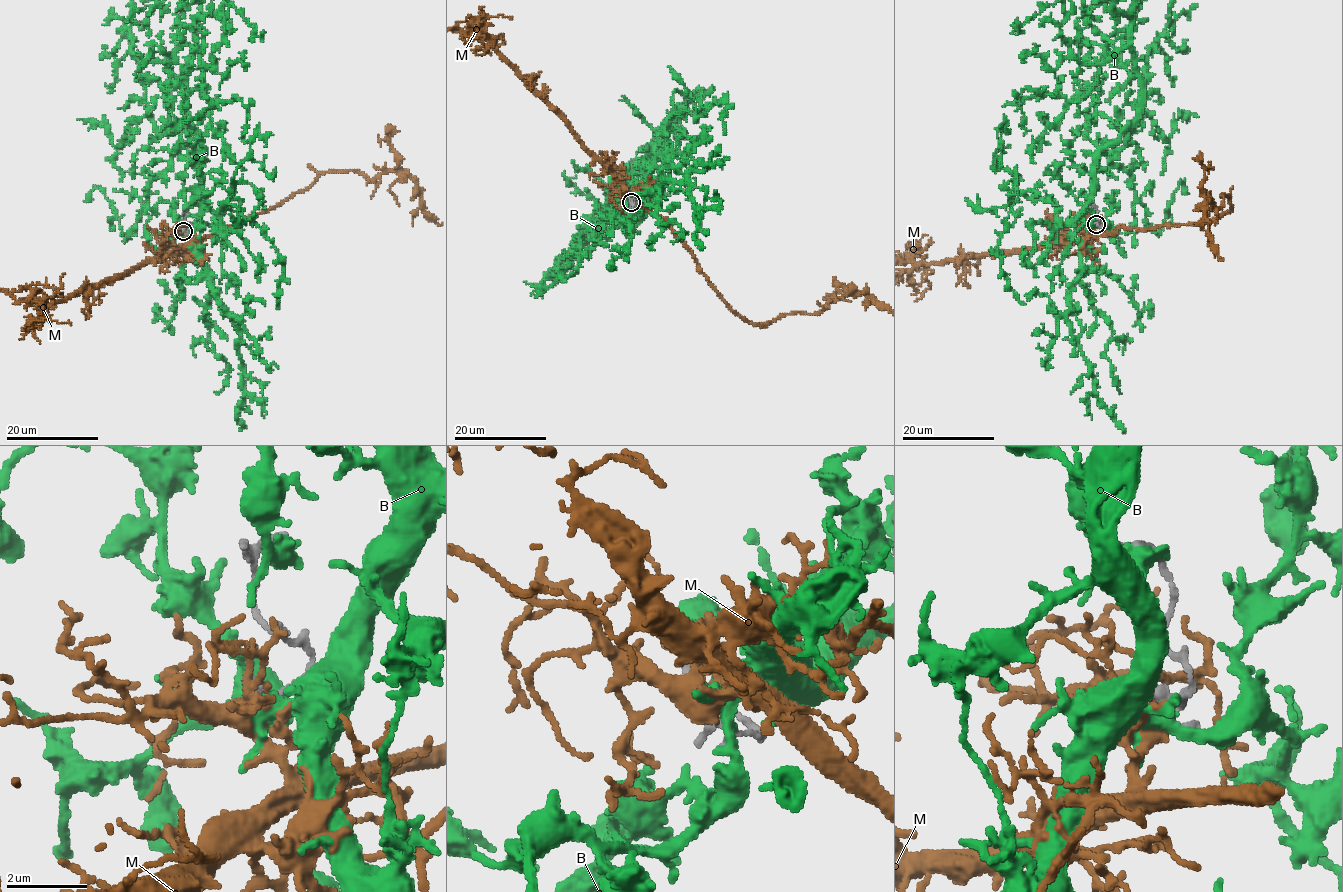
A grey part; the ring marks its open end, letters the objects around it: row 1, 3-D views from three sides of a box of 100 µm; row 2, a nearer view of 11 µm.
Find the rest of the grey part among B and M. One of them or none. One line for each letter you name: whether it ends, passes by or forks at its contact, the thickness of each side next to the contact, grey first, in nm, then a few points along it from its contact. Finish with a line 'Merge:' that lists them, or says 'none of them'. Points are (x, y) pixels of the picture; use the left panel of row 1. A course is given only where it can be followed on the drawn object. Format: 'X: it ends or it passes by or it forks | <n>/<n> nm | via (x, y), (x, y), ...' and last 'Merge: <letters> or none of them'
M: it forks | 200/380 nm | via (183, 230), (191, 240), (212, 236), (338, 170), (360, 171), (371, 181), (406, 173), (422, 208), (442, 223)
Merge: M

